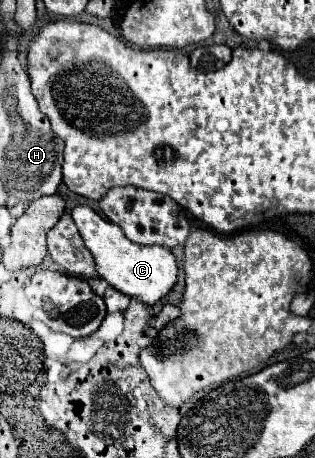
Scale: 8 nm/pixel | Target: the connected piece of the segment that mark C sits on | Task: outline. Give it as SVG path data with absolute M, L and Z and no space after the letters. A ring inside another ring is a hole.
M76 205L72 209L72 219L86 243L86 247L92 251L98 275L108 281L114 289L122 291L124 295L130 297L142 297L142 303L154 305L172 291L172 287L178 281L178 263L176 257L170 249L162 245L138 245L132 243L124 231L104 217L100 217L94 209L88 205Z

